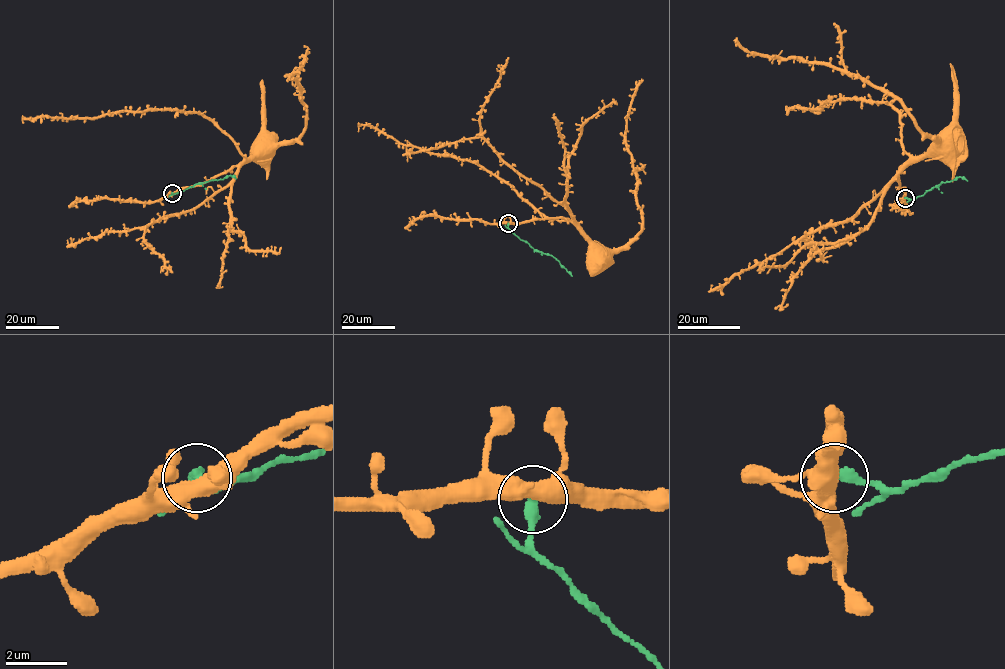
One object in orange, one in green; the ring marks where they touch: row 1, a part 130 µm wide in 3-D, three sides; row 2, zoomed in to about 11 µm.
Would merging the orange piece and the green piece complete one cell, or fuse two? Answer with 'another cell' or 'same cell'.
another cell

